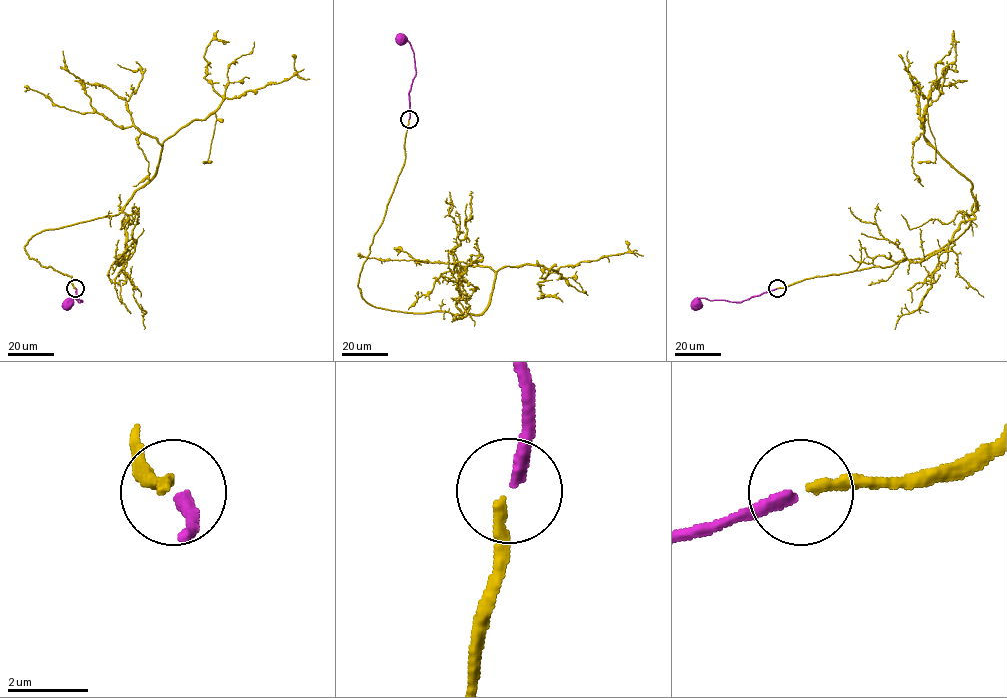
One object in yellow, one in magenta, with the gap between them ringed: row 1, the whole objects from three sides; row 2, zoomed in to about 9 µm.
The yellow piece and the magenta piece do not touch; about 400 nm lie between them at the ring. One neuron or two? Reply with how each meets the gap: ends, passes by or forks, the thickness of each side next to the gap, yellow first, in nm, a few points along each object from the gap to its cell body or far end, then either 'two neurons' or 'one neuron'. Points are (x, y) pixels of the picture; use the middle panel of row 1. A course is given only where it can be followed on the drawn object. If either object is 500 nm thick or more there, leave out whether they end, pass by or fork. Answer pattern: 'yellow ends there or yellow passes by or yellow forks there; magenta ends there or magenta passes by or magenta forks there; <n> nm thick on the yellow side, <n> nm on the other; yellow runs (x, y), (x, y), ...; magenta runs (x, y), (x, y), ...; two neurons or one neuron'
yellow ends there; magenta ends there; 240 nm thick on the yellow side, 320 nm on the other; yellow runs (408, 119), (405, 162), (358, 278), (368, 303), (479, 314), (501, 268), (557, 270), (626, 252), (626, 241); magenta runs (409, 119), (409, 92), (416, 70), (411, 44), (401, 38); two neurons

